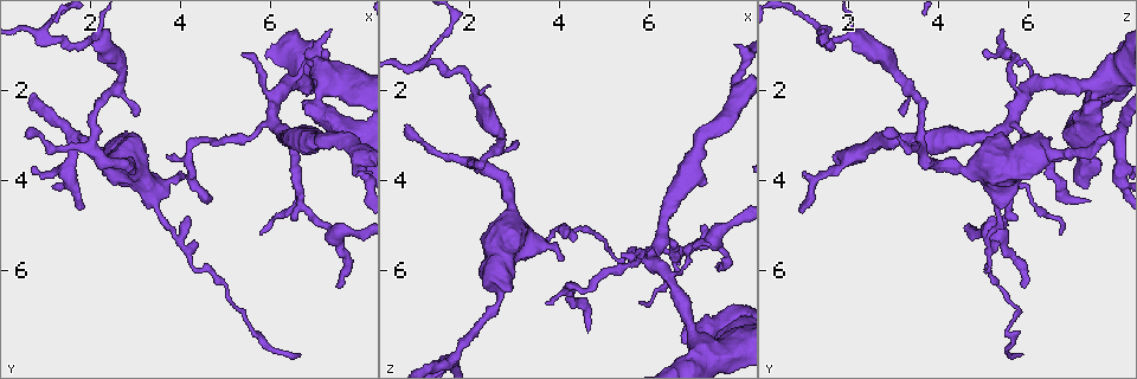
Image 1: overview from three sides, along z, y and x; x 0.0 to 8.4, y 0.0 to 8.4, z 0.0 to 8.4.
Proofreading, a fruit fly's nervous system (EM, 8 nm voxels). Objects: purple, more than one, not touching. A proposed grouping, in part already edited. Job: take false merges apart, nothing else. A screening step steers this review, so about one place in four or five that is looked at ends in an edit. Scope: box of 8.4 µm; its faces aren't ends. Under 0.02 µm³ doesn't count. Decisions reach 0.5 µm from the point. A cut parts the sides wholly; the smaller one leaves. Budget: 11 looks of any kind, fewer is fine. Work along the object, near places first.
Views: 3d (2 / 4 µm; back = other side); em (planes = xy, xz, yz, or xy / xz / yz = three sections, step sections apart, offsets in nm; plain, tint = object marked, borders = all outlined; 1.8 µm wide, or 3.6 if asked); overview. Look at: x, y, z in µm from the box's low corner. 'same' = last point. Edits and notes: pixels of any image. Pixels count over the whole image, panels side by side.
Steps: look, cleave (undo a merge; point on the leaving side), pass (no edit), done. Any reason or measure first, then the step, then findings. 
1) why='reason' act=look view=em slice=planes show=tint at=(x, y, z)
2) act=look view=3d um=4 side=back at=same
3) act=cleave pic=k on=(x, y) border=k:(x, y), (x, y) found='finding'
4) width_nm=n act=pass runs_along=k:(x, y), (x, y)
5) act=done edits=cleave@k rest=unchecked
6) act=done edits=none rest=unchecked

why='calibre changes' act=look view=em um=3.6 slice=planes show=tint at=(3.00, 3.80, 4.80)

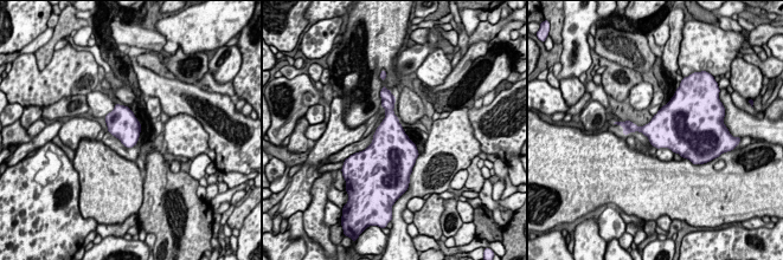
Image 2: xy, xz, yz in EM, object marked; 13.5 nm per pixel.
act=pass found='all the same neuron'

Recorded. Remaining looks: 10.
why='a narrow waist' act=look view=3d um=4 at=(7.05, 2.20, 7.50)

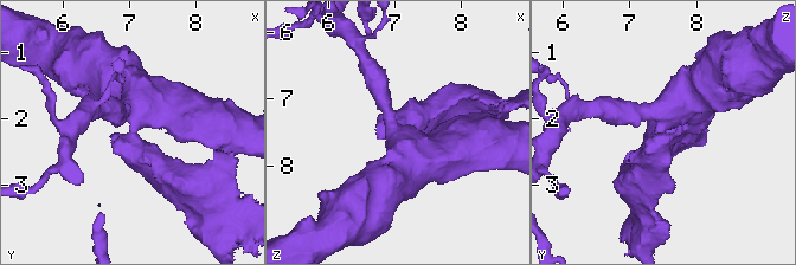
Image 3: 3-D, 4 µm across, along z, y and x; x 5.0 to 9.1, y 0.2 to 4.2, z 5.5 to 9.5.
arms=3 arm_widths_nm=280,340,600 why='shape alone is not enough' act=look view=em um=3.6 slice=planes show=tint at=(7.10, 2.15, 7.50)

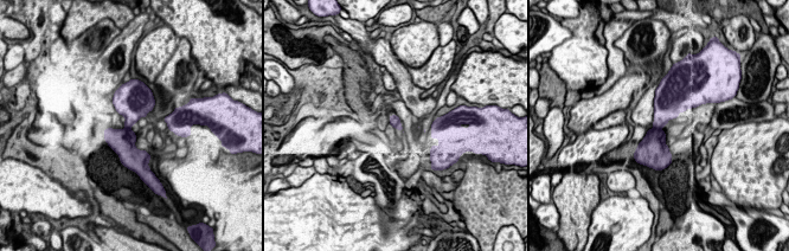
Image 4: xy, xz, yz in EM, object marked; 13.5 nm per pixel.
act=cleave pic=4 on=(122, 141) found='two neurons meet here'

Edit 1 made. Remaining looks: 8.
why='redraw' act=look view=overview

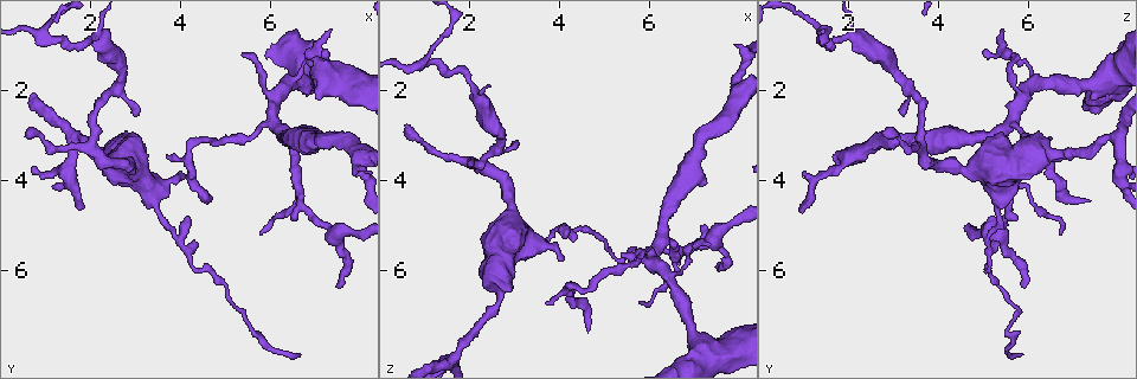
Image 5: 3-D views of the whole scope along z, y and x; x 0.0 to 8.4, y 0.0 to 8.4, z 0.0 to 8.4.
why='three-way junction' act=look view=3d um=4 at=(2.20, 0.85, 2.10)

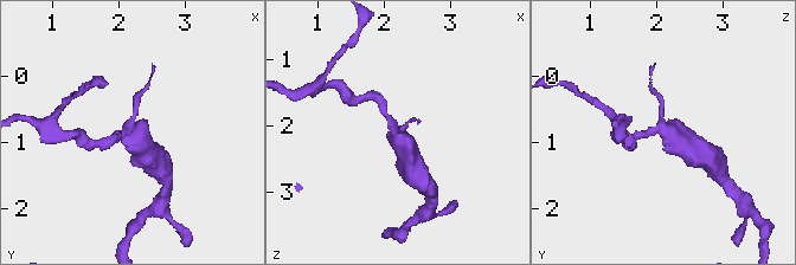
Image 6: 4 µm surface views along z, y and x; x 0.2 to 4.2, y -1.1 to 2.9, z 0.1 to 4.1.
arms=3 act=look view=em slice=planes show=tint at=(2.20, 0.85, 2.10)

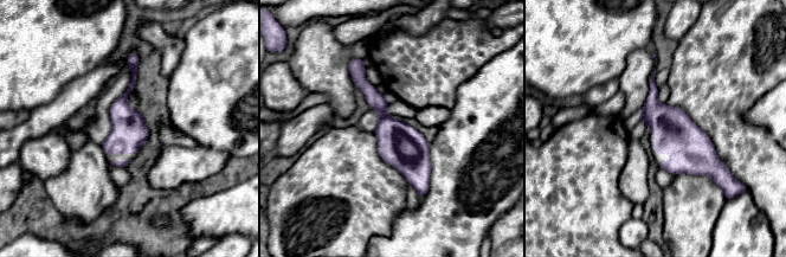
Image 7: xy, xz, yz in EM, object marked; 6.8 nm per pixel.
act=pass runs_along=7:(355, 65), (424, 188) found='all the same neuron'

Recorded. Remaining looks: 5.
why='sharp bend' act=look view=3d um=4 at=(1.70, 3.05, 7.90)

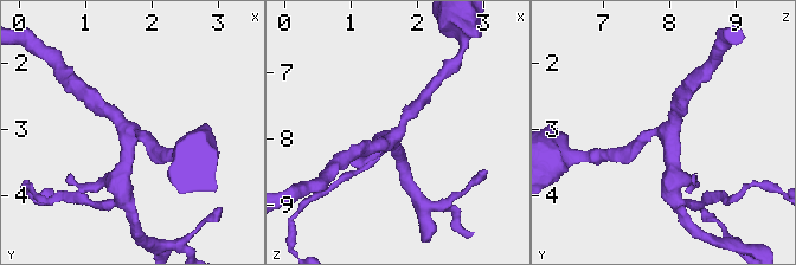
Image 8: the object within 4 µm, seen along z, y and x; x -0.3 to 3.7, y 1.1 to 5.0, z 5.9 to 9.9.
why='shape alone is not enough' act=look view=em slice=planes show=tint at=(1.65, 3.10, 7.90)

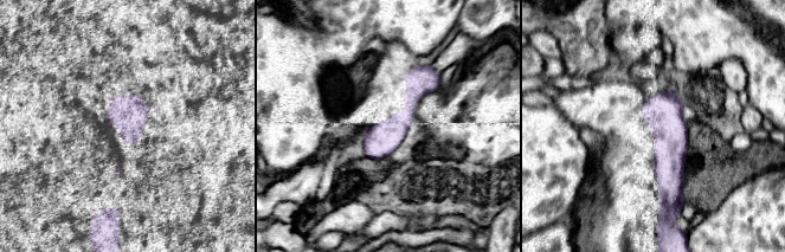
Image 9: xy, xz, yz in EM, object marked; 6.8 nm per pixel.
act=pass runs_along=9:(437, 75), (370, 154) found='one neuron here'

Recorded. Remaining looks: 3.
why='calibre changes' act=look view=3d um=2 at=(8.00, 3.75, 1.65)

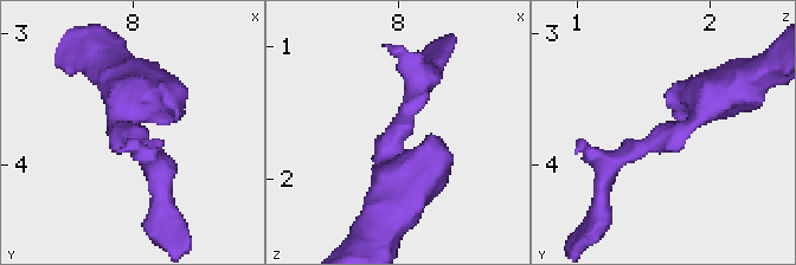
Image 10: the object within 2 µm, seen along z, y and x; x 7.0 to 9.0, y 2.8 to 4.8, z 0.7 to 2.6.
arm_widths_nm=180,300 act=look view=em slice=planes show=plain at=(7.92, 3.78, 1.72)

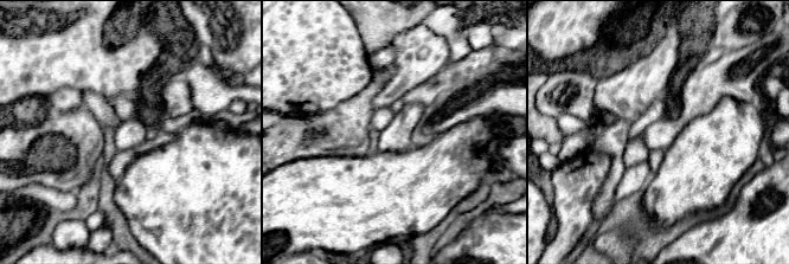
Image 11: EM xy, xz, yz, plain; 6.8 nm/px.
act=look view=em slice=planes show=tint at=same

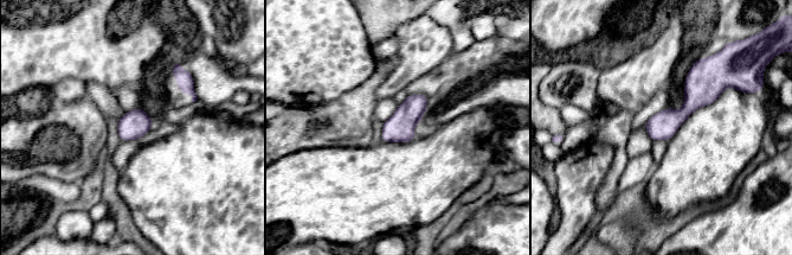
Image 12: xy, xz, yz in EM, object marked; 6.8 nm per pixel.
act=pass found='continuous, no second neuron'

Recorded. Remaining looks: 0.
act=done edits=cleave@4 rest=unchecked

